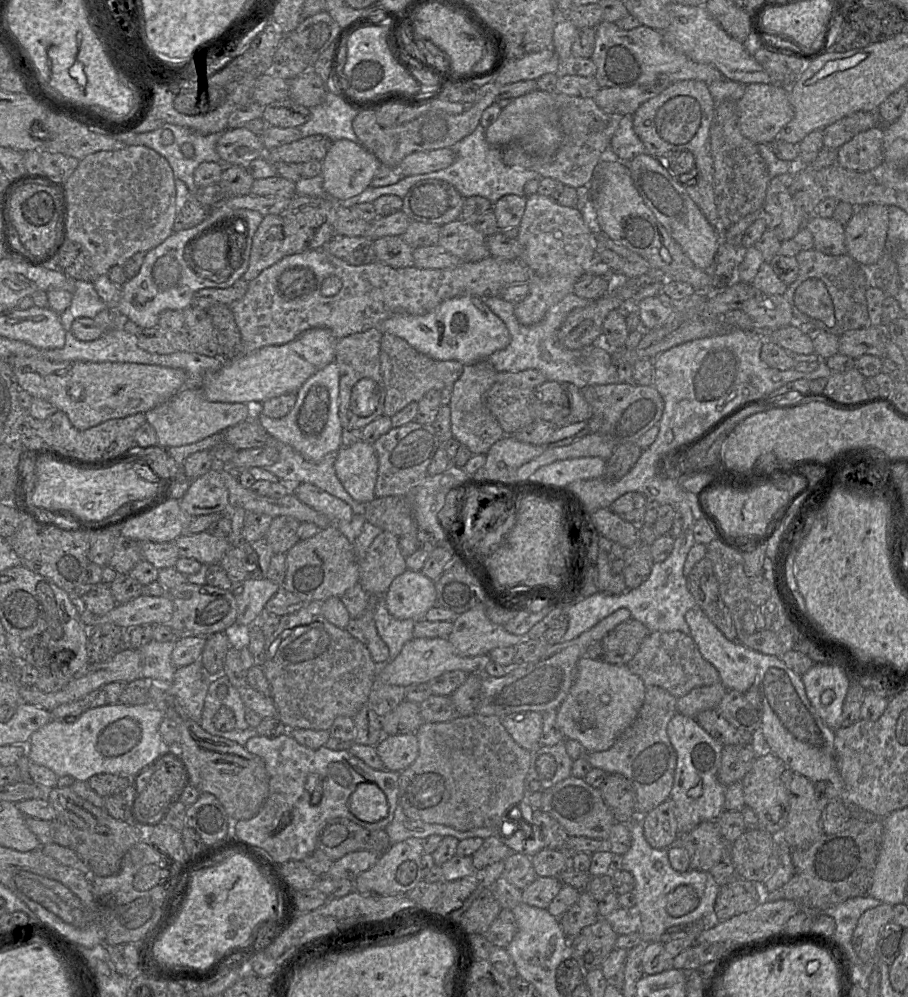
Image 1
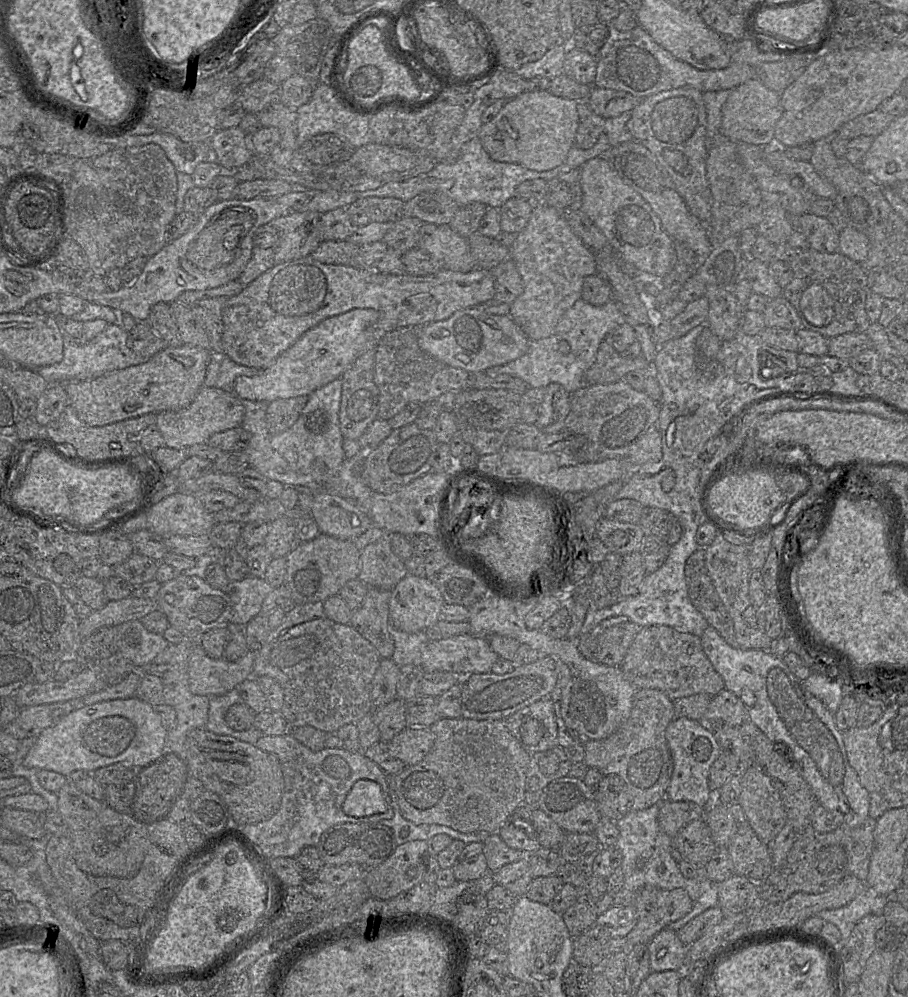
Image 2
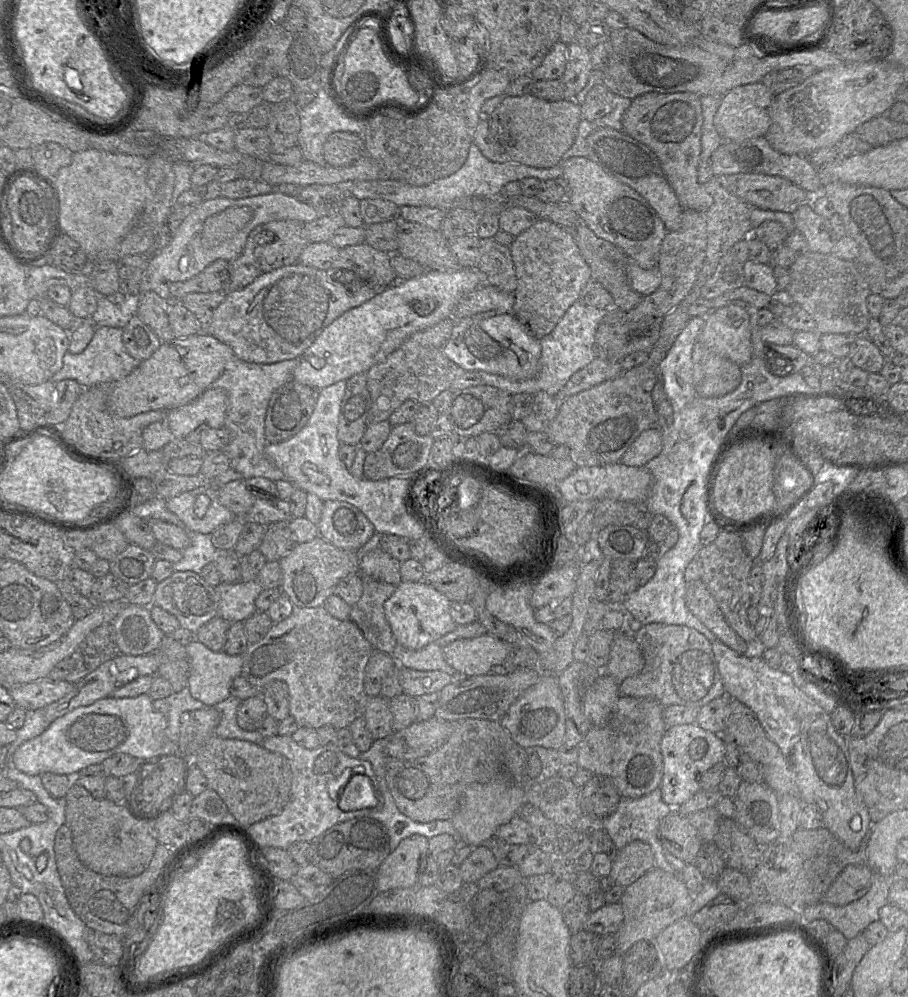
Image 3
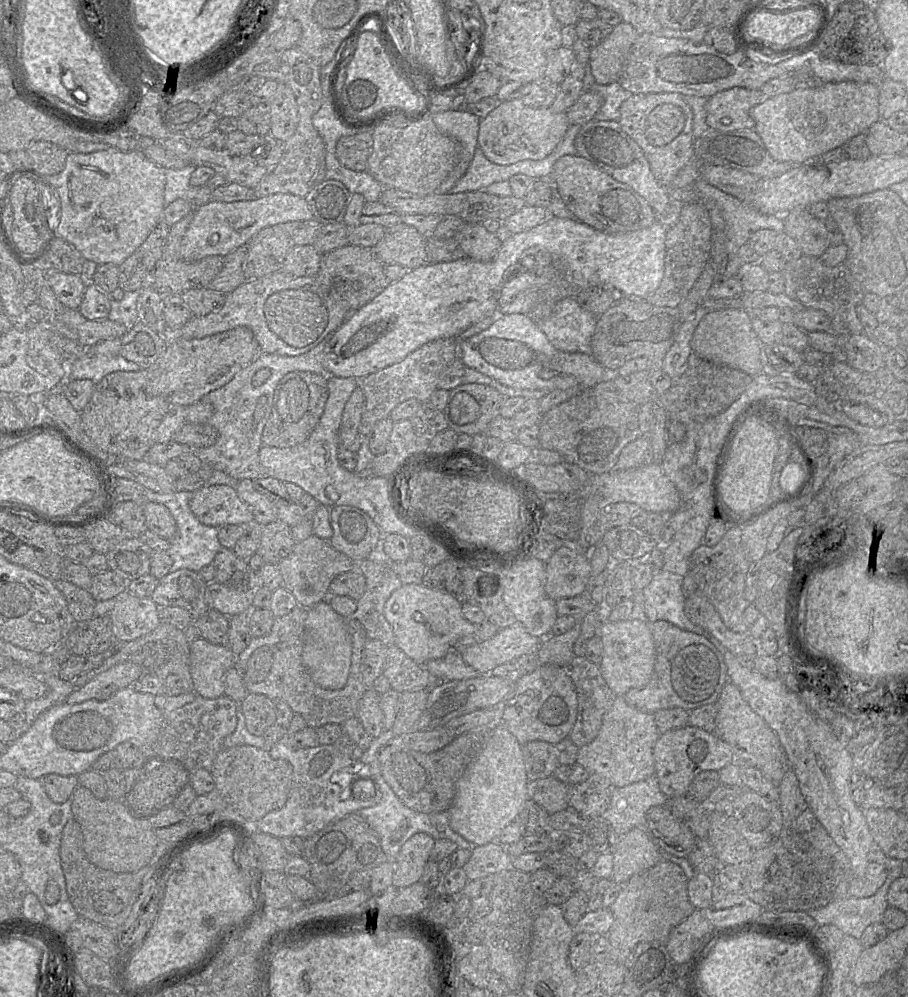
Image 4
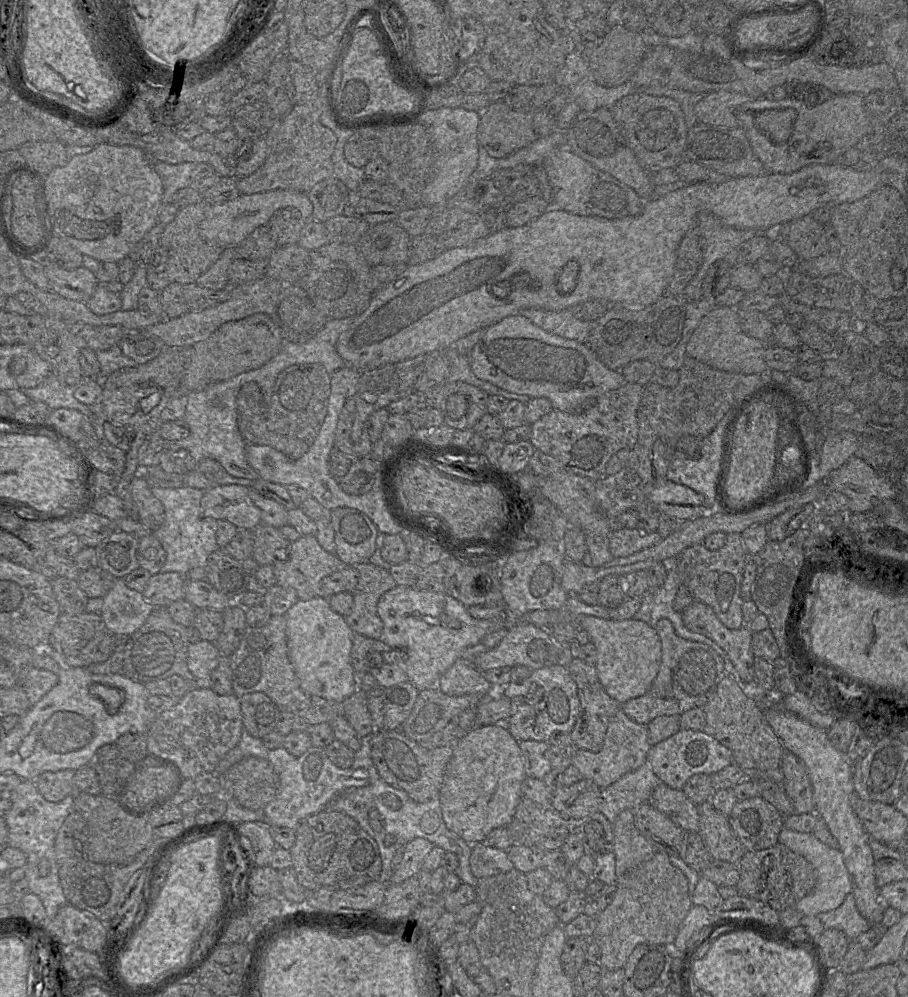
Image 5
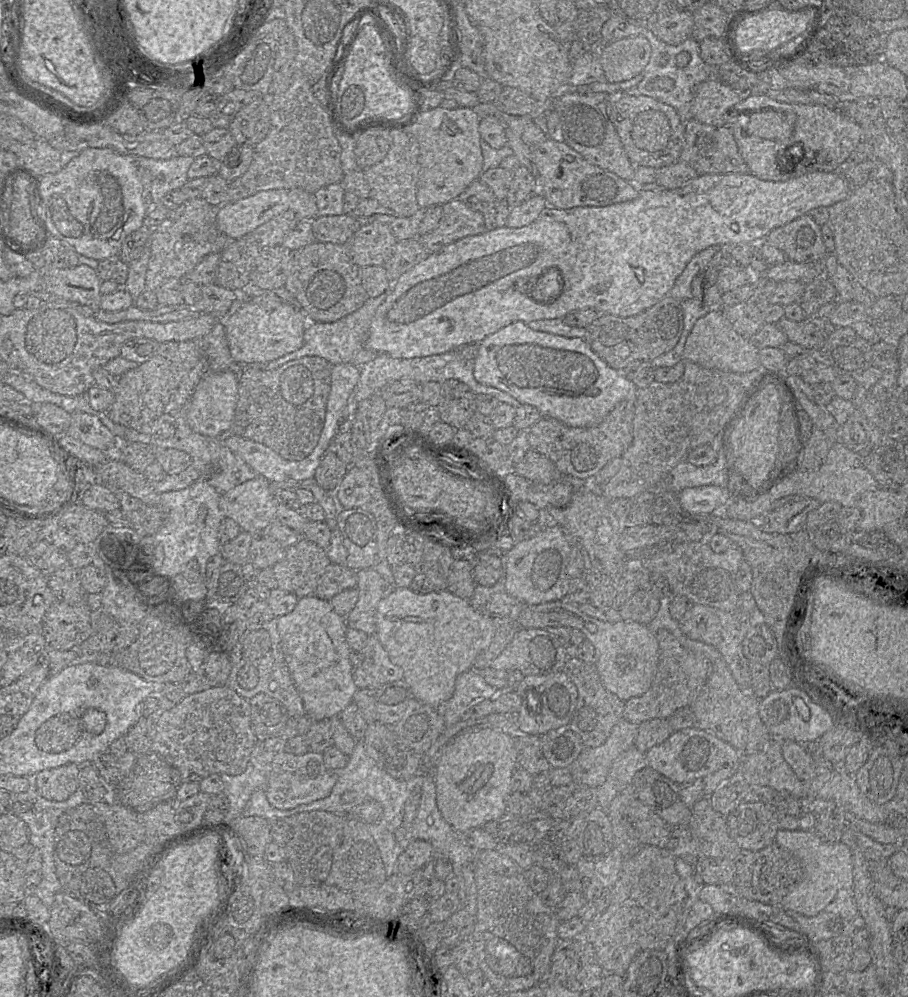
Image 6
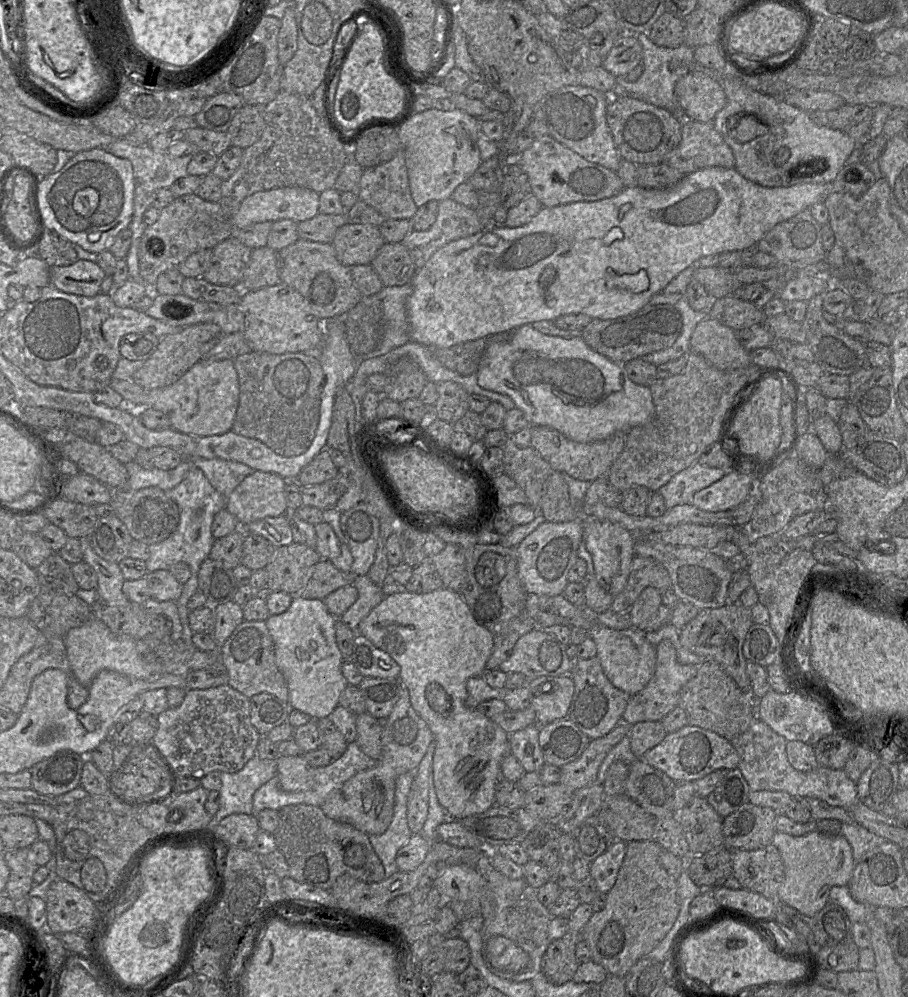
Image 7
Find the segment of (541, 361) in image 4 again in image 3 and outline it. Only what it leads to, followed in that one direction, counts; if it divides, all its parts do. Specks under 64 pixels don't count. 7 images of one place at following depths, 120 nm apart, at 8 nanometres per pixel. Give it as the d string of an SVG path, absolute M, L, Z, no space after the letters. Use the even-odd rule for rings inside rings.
M513 314L479 319L476 315L455 321L444 354L465 371L483 371L512 380L534 378L539 372L540 339L535 337Z

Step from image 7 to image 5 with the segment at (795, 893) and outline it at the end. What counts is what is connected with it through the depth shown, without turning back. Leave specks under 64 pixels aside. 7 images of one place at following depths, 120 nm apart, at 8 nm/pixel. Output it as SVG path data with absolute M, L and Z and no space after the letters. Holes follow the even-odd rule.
M783 827L779 834L779 843L803 856L816 870L815 887L795 905L797 911L805 915L816 916L839 907L851 892L851 878L844 864L841 851L822 843L812 832L797 832L786 827Z

